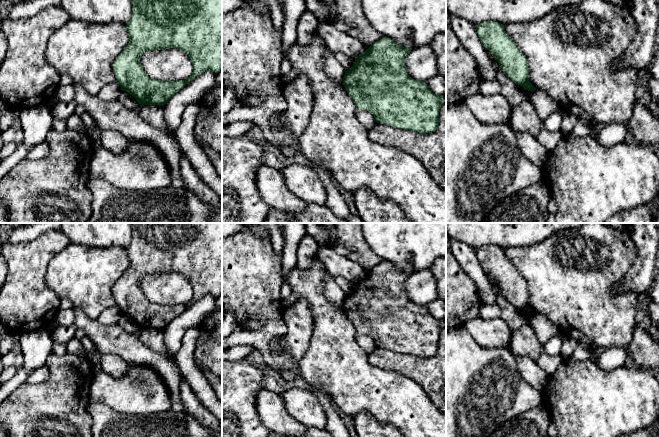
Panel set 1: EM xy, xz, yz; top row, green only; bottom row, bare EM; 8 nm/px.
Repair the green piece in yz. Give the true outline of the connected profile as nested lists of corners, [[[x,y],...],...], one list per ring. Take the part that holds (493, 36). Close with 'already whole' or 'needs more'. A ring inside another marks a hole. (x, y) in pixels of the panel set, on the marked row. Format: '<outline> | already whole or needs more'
[[[487,21],[477,24],[476,29],[483,47],[493,54],[503,73],[516,85],[534,92],[536,88],[529,80],[527,58],[506,33],[505,26]]] | already whole

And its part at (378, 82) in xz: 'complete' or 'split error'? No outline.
complete

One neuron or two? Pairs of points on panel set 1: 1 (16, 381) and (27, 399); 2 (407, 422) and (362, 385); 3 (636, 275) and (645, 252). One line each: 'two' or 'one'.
1: two
2: one
3: one

